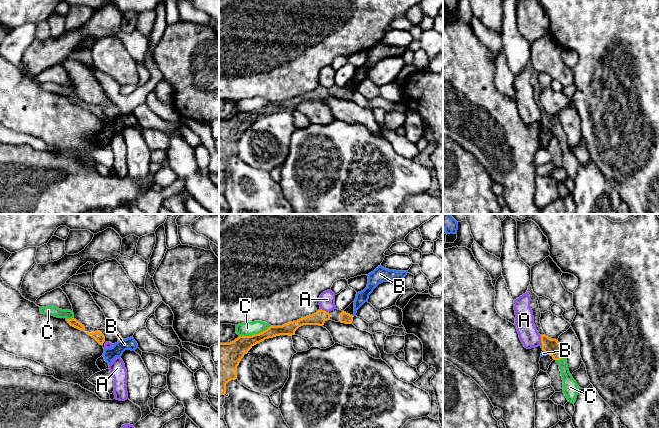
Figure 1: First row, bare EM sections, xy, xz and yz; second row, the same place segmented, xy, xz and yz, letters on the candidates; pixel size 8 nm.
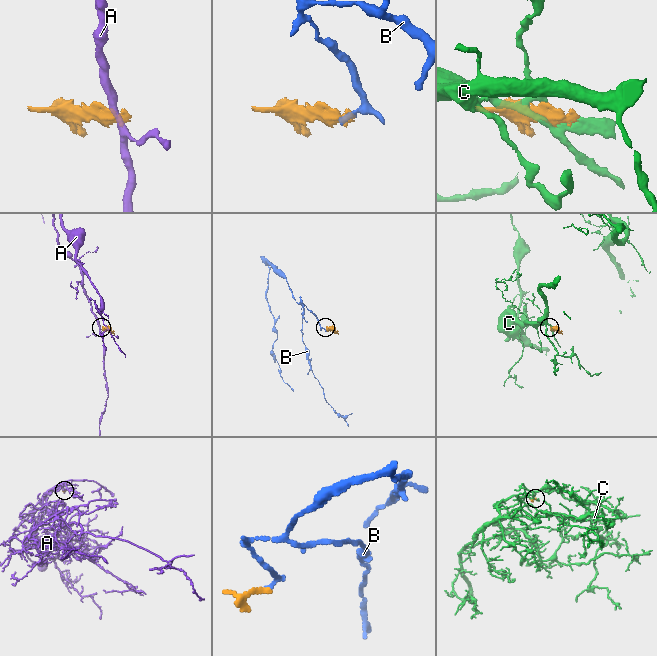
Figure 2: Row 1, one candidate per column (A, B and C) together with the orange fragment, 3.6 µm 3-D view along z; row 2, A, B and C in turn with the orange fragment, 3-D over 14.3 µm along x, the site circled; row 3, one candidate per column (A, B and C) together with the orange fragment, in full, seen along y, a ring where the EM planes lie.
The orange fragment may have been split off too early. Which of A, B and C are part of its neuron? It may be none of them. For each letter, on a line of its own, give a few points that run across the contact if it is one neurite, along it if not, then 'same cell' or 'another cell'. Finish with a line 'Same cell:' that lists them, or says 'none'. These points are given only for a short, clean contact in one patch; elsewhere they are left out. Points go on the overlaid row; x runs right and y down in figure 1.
A: line xz (320, 308), (328, 312); another cell
B: line xy (122, 338), (118, 341); another cell
C: same cell
Same cell: C

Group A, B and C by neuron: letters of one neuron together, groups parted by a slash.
A / B / C

